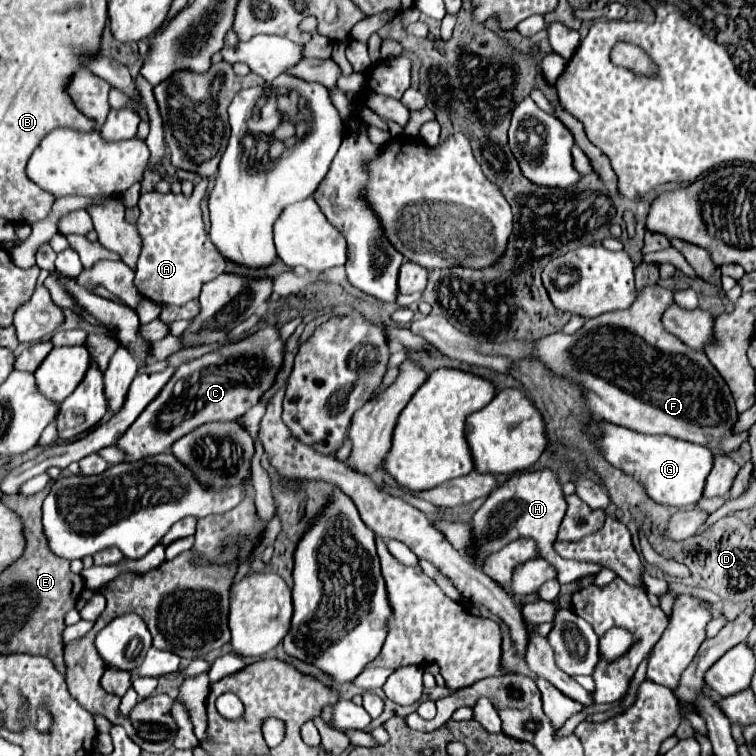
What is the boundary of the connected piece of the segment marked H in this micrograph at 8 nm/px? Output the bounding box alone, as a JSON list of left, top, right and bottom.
[469,470,585,584]

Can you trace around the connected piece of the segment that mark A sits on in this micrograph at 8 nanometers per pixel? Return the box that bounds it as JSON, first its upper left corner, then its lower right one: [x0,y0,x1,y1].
[135,178,225,306]

